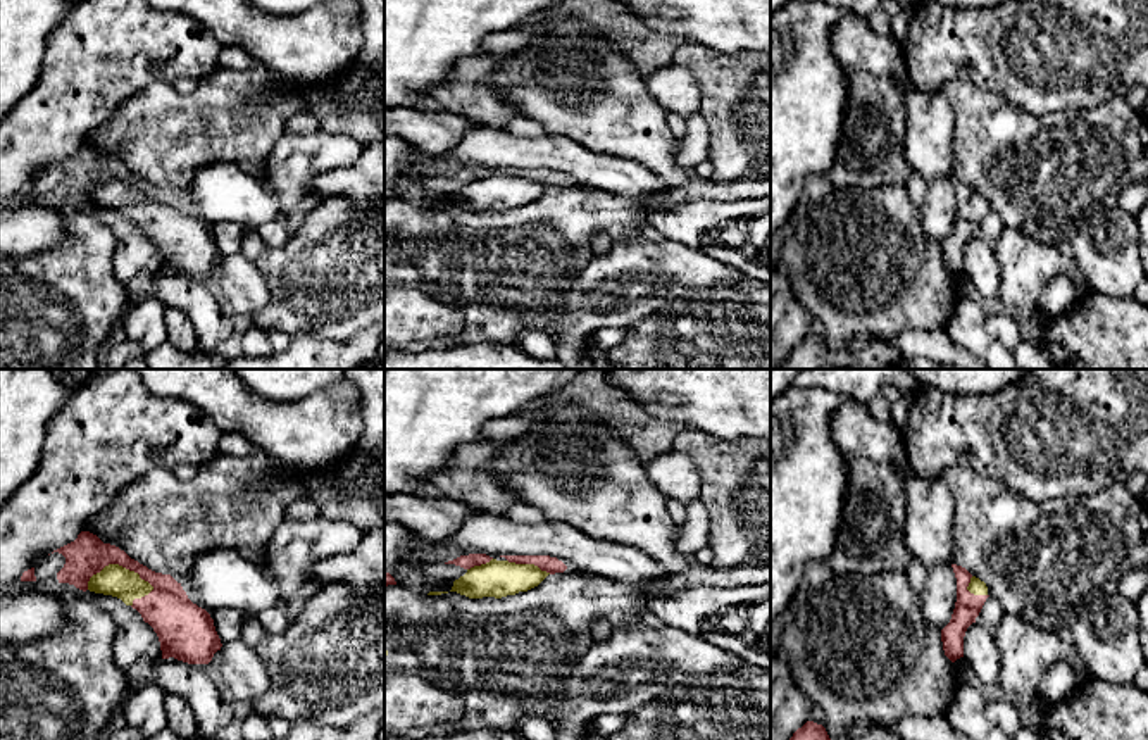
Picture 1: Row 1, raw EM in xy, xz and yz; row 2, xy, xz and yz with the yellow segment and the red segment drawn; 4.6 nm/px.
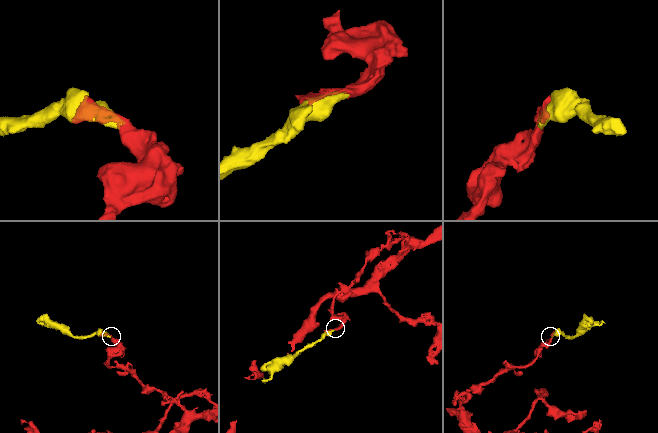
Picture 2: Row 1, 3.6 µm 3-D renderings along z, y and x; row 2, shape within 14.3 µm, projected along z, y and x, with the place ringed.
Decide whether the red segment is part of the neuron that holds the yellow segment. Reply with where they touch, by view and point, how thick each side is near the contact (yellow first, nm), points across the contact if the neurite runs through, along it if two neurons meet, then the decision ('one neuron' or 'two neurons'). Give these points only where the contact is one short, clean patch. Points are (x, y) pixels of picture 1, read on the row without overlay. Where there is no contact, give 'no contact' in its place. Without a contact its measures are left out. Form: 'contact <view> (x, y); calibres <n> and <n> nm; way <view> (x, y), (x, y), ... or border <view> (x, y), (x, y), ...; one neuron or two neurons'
contact xy (116, 178); calibres 150 and 190 nm; one neuron

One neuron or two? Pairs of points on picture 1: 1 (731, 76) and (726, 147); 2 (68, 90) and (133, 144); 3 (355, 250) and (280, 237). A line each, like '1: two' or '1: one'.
1: one
2: two
3: two

